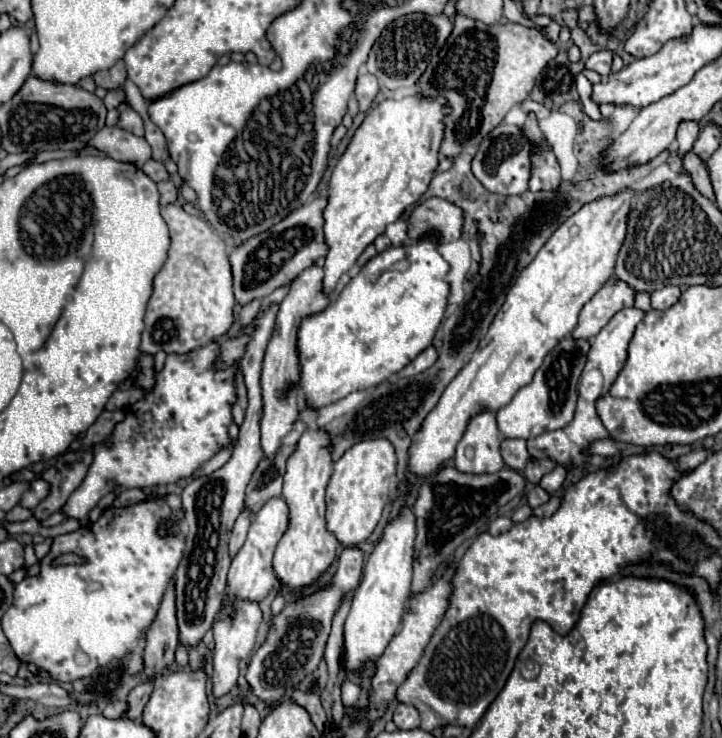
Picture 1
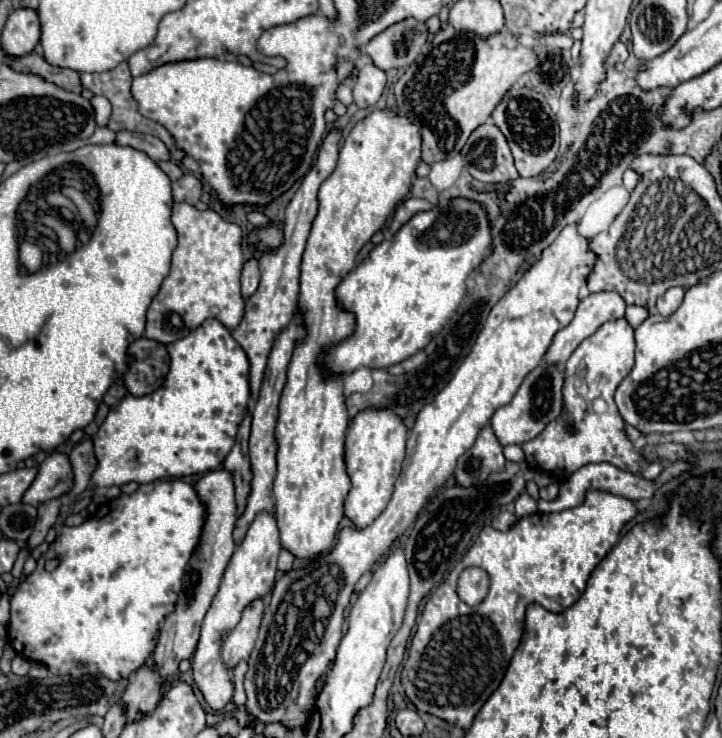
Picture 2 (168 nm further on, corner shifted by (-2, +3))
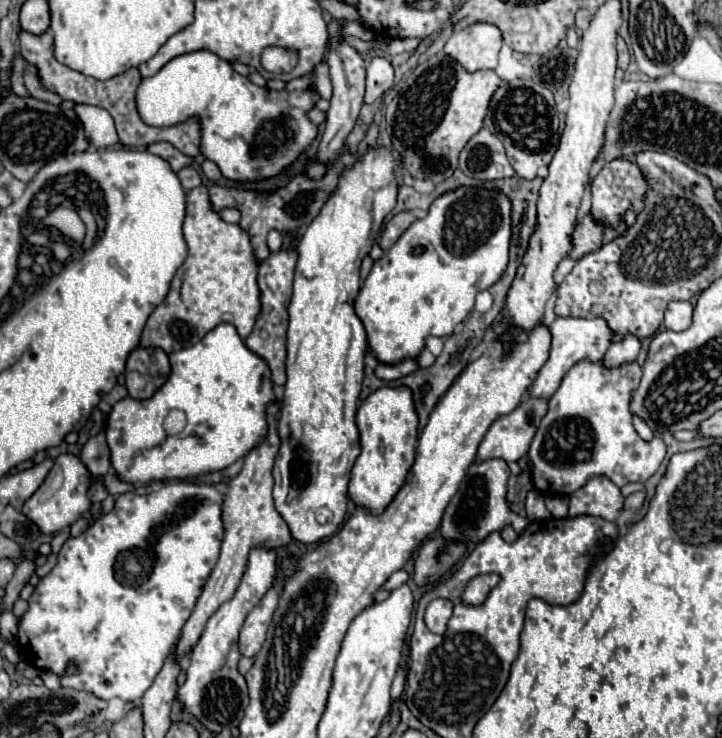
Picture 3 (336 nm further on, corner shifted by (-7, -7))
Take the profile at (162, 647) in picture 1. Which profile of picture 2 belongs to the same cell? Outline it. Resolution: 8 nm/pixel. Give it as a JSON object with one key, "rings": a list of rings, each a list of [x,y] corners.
{"rings":[[[153,664],[139,668],[133,676],[129,676],[127,690],[121,698],[123,712],[127,716],[127,722],[141,720],[149,712],[153,712],[159,704],[159,688],[163,680],[155,672]]]}

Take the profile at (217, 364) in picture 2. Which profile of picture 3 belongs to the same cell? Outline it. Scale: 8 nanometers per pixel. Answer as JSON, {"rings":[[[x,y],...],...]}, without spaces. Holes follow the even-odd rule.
{"rings":[[[220,324],[198,344],[180,352],[172,352],[170,362],[172,374],[168,382],[152,398],[148,398],[148,402],[136,402],[134,398],[126,396],[114,404],[108,416],[106,440],[110,446],[110,462],[122,482],[148,484],[154,480],[184,480],[206,472],[218,472],[242,458],[248,450],[252,450],[252,446],[256,446],[256,442],[260,442],[260,438],[264,438],[264,434],[268,434],[266,406],[276,400],[270,384],[270,372],[266,362],[244,346],[244,340],[238,336],[232,324]],[[174,408],[186,412],[186,428],[190,428],[190,432],[184,430],[182,434],[170,436],[164,430],[164,418]]]}

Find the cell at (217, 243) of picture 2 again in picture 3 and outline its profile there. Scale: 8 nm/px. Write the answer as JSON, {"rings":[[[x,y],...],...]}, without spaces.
{"rings":[[[198,186],[198,188],[190,190],[186,196],[184,240],[188,244],[188,258],[178,268],[178,272],[172,280],[170,292],[164,298],[164,302],[150,314],[148,324],[142,332],[140,344],[142,346],[156,346],[156,348],[162,348],[164,352],[170,354],[170,352],[194,346],[196,342],[200,342],[200,338],[204,338],[204,334],[214,330],[220,322],[230,322],[232,326],[236,326],[238,334],[242,338],[246,338],[254,326],[256,316],[260,314],[260,290],[256,284],[258,266],[254,264],[254,258],[252,258],[252,246],[250,246],[248,234],[238,224],[224,222],[218,216],[218,212],[214,212],[210,208],[206,186]]]}

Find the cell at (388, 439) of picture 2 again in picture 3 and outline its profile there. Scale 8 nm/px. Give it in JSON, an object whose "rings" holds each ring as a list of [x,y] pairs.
{"rings":[[[380,388],[358,408],[356,426],[360,432],[360,456],[352,466],[348,494],[352,502],[370,514],[382,514],[392,498],[404,486],[408,470],[414,464],[418,442],[418,416],[412,406],[410,390]]]}

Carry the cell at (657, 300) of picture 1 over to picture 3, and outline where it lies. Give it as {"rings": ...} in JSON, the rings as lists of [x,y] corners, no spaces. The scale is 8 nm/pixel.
{"rings":[[[674,300],[668,304],[666,308],[666,318],[664,318],[664,326],[668,330],[680,332],[686,330],[692,322],[692,304],[690,302],[682,302],[682,300]]]}

